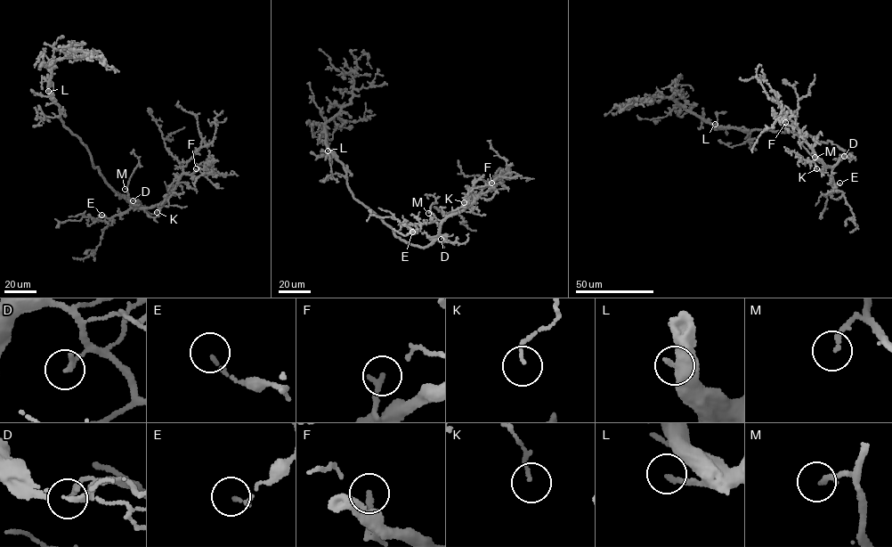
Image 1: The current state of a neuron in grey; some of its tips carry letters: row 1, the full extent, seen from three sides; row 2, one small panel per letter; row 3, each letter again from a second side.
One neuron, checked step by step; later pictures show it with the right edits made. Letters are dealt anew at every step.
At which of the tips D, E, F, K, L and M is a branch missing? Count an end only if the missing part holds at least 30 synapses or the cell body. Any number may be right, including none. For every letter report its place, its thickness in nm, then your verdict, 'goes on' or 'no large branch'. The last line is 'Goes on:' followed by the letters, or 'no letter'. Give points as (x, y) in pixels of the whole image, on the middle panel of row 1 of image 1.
D: at (441, 239); 160 nm thick; no large branch
E: at (412, 232); 130 nm thick; no large branch
F: at (491, 183); 200 nm thick; no large branch
K: at (464, 202); 110 nm thick; no large branch
L: at (328, 151); 200 nm thick; goes on
M: at (428, 213); 140 nm thick; no large branch
Goes on: L

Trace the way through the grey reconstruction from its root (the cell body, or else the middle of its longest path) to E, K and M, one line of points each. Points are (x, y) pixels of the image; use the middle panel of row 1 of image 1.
E: (385, 224), (394, 235), (420, 248), (427, 247), (436, 237), (439, 225), (433, 222), (415, 224), (412, 232)
K: (385, 224), (401, 240), (420, 248), (427, 247), (438, 235), (441, 222), (468, 203), (468, 200), (464, 202)
M: (385, 224), (399, 238), (426, 247), (438, 235), (441, 224), (431, 212), (428, 213)

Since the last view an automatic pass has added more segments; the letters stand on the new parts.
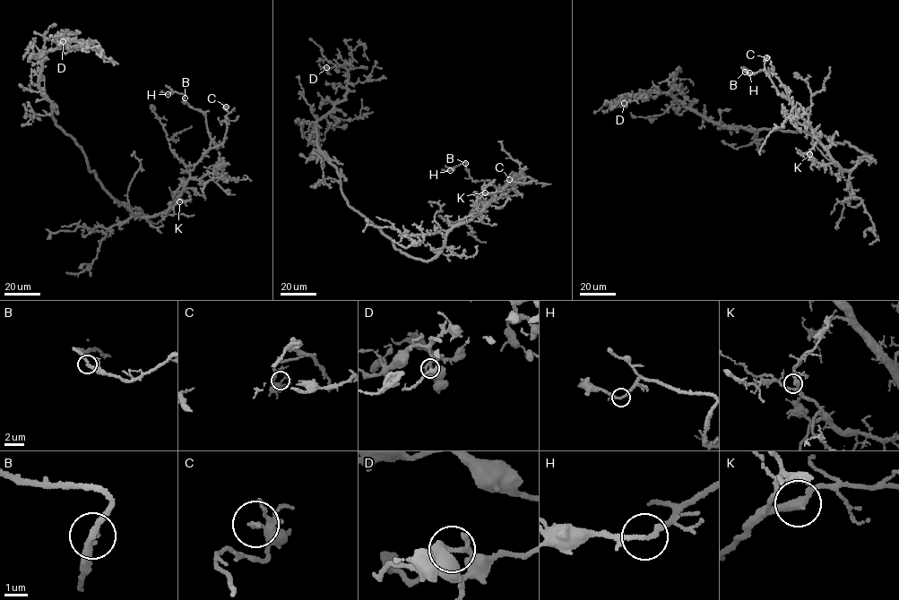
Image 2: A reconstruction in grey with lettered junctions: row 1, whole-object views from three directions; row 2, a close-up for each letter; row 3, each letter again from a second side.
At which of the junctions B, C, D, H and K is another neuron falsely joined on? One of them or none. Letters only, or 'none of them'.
none of them

